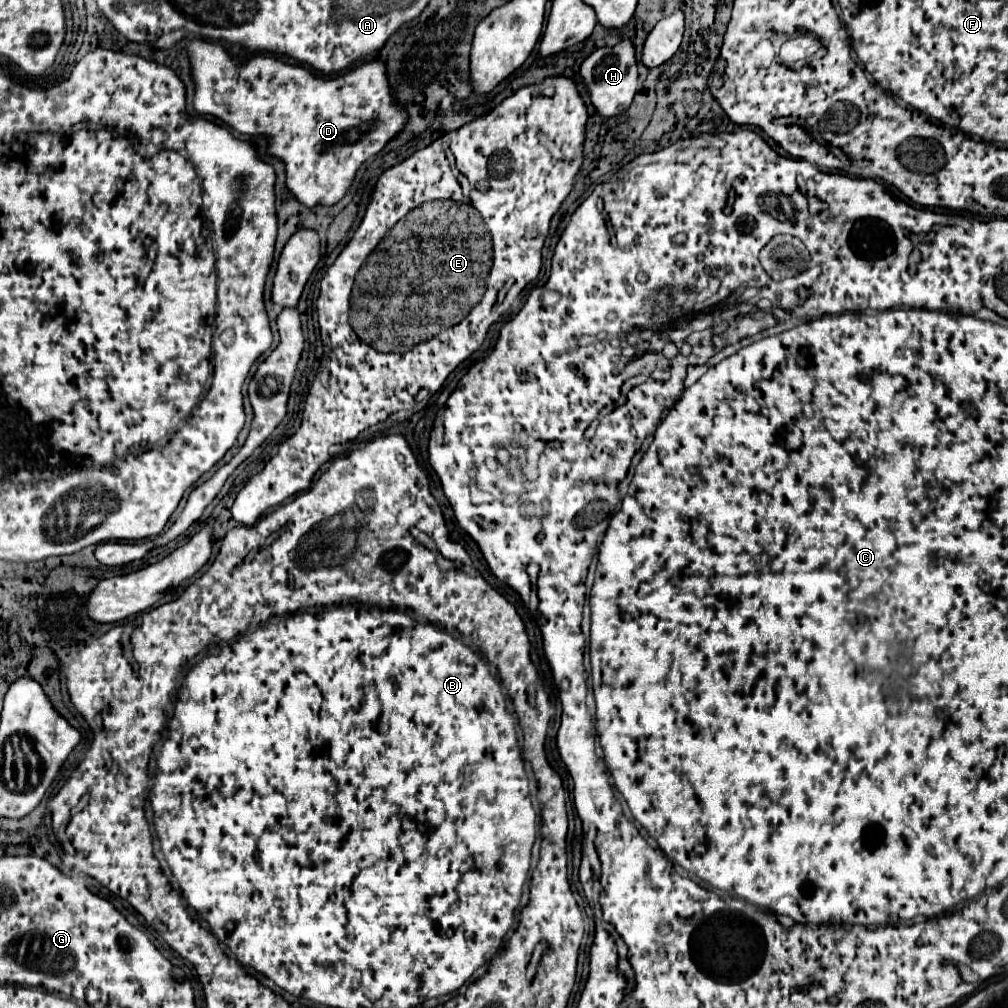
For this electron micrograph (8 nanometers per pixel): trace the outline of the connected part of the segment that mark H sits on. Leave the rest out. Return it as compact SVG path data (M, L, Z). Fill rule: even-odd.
M623 40L615 48L599 48L581 64L581 84L585 86L591 104L595 106L595 112L601 118L613 118L621 112L625 112L637 92L637 60L635 60L635 48L631 42Z

